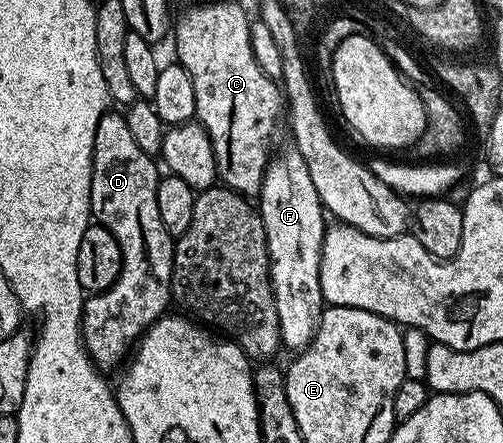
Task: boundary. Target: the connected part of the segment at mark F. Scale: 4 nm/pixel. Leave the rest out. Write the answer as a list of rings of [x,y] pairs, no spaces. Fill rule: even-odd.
[[[296,148],[288,149],[278,149],[270,157],[269,166],[265,170],[265,179],[261,181],[259,213],[267,236],[269,275],[275,296],[275,312],[279,312],[281,344],[286,351],[289,349],[293,350],[292,352],[300,352],[315,336],[322,309],[326,305],[319,284],[319,264],[321,249],[325,243],[327,211],[321,205],[319,192],[315,192],[315,184],[311,184],[311,172],[307,172],[307,164],[303,164],[303,156],[299,156]]]

